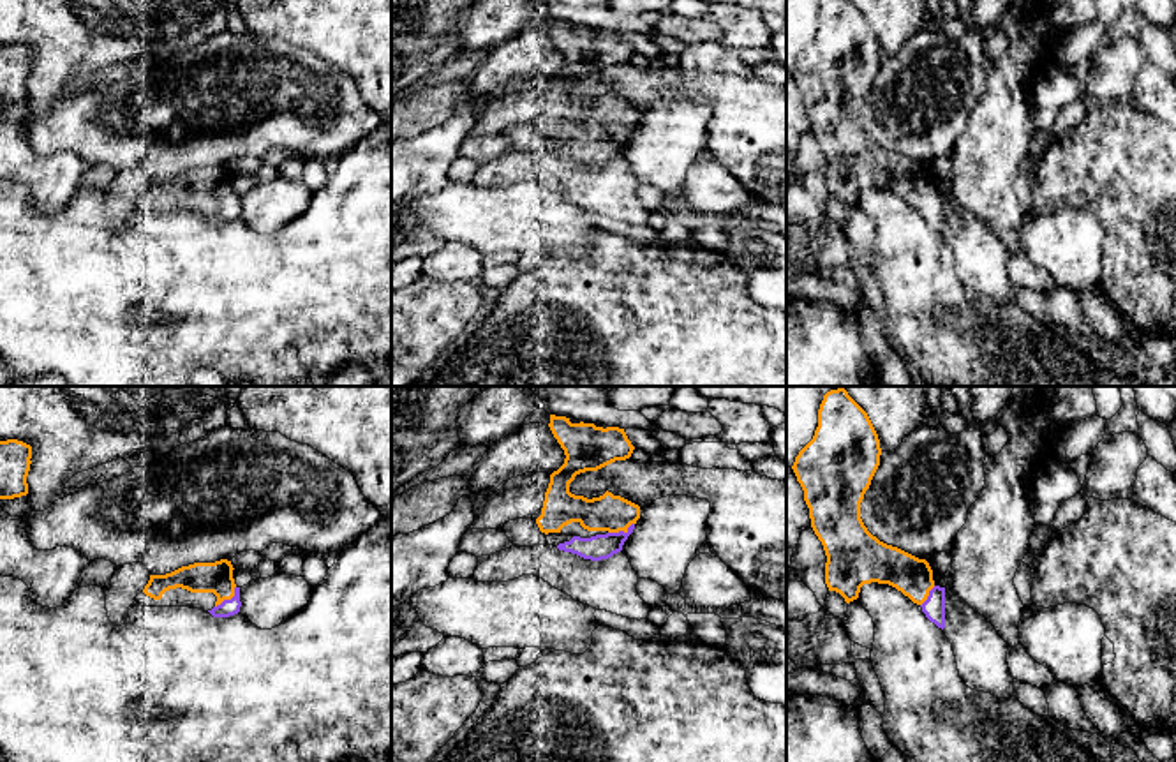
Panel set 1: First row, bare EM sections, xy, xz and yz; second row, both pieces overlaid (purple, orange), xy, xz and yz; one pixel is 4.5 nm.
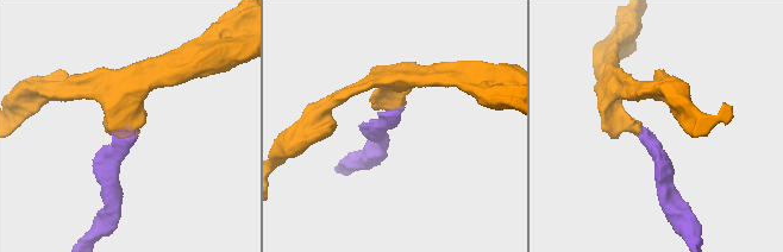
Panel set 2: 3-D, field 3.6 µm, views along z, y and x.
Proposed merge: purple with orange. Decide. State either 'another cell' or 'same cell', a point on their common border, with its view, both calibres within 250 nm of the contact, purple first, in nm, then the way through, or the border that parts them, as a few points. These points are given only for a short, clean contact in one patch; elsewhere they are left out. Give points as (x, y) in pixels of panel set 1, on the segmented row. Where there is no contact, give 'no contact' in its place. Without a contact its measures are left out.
same cell; contact xz (621, 531); calibres 120 and 170 nm; way xz (598, 547), (607, 545), (621, 531), (619, 522), (609, 512)

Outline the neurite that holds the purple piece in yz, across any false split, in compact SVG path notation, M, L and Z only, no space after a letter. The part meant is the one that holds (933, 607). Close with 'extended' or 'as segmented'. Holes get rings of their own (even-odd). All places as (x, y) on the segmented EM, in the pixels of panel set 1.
M845 388L827 392L815 436L792 466L827 556L825 584L846 603L859 598L864 584L889 584L943 630L945 587L934 584L929 563L880 542L860 519L860 503L880 455L867 413Z; extended

